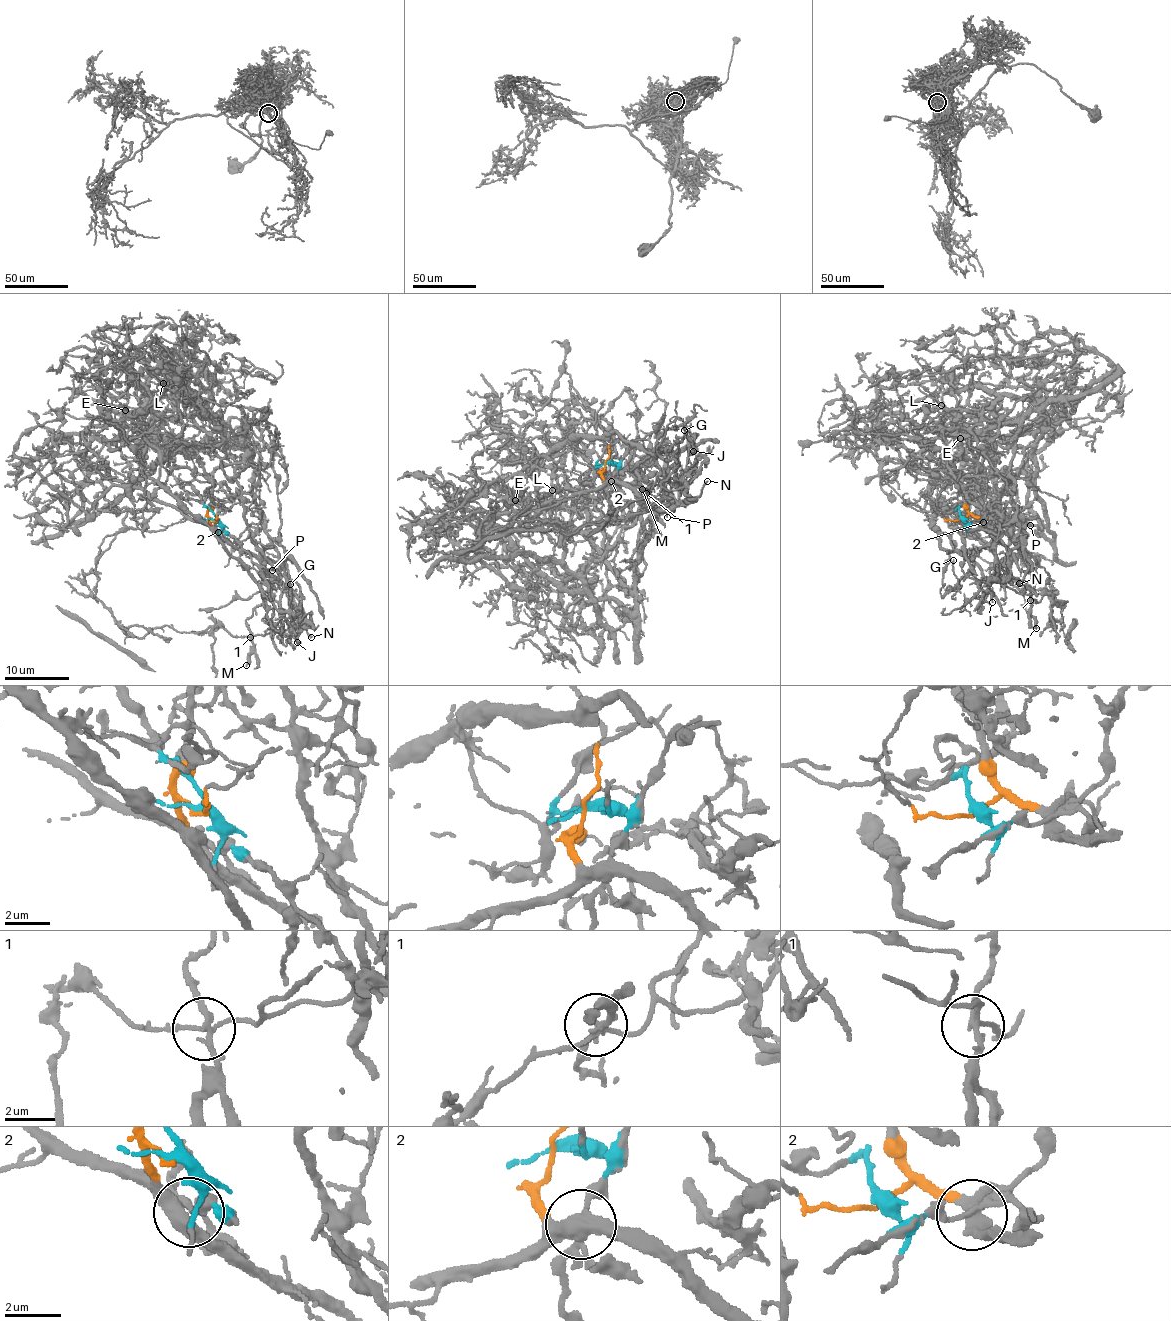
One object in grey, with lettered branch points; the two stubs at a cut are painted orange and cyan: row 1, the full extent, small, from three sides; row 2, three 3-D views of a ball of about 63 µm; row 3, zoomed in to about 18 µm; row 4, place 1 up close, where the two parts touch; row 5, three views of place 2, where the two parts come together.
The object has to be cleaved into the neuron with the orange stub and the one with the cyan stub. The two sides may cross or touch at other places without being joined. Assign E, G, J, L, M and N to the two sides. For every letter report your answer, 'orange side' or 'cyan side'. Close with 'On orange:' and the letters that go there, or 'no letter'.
E: cyan side
G: cyan side
J: cyan side
L: cyan side
M: cyan side
N: orange side
On orange: N

